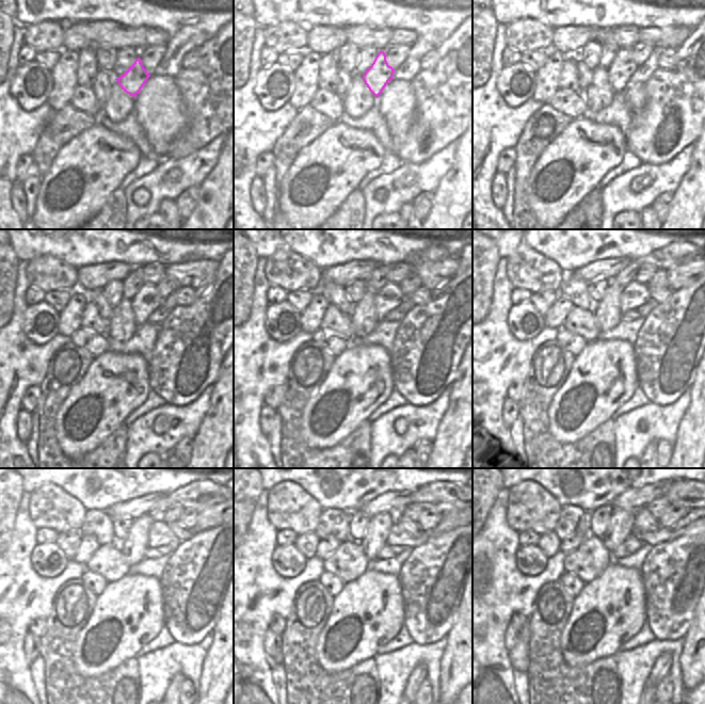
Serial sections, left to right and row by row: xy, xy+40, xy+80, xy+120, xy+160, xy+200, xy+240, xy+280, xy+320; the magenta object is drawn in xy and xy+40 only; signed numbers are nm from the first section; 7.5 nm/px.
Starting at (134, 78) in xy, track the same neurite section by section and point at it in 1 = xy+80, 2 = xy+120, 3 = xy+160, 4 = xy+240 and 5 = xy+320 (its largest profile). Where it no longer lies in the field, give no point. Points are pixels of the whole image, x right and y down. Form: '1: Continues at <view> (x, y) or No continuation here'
1: Continues at xy+80 (623, 66)
2: Continues at xy+120 (147, 300)
3: Continues at xy+160 (388, 297)
4: Continues at xy+240 (160, 534)
5: Continues at xy+320 (689, 525).

